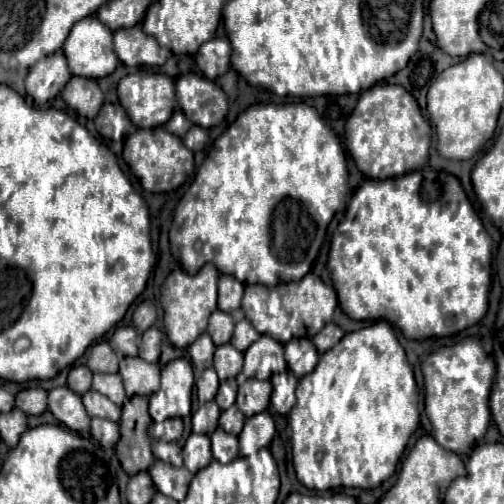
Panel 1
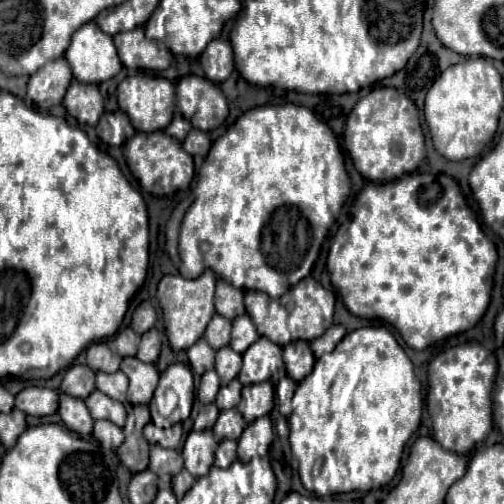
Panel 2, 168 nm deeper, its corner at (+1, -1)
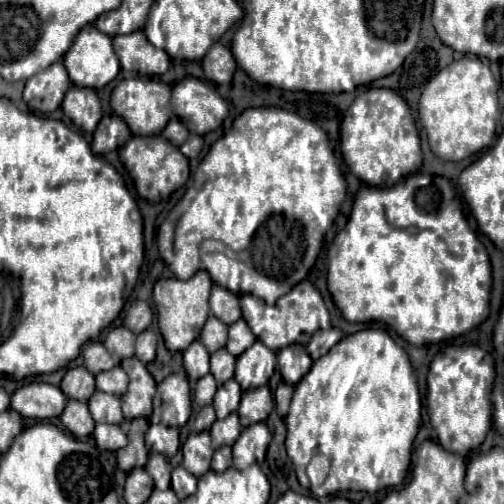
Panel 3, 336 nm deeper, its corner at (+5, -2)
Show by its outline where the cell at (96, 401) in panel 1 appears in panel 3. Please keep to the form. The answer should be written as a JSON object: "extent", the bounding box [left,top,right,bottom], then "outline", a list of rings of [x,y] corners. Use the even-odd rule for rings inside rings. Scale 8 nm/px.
{"extent":[89,391,123,423],"outline":[[[95,391],[89,399],[89,411],[97,423],[123,423],[123,413],[121,413],[121,401],[115,395]]]}

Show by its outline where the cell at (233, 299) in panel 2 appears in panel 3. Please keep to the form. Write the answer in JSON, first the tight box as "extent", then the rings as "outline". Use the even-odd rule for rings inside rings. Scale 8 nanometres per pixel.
{"extent":[209,285,241,325],"outline":[[[213,285],[211,291],[211,299],[209,299],[209,307],[213,311],[213,315],[217,319],[221,319],[225,325],[235,323],[237,319],[241,319],[241,307],[239,307],[239,295],[231,293],[225,287]]]}

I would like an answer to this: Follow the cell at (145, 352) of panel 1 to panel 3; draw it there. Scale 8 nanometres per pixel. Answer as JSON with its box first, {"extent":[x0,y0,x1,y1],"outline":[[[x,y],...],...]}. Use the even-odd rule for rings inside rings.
{"extent":[135,331,155,363],"outline":[[[143,331],[141,335],[137,335],[137,345],[135,345],[135,357],[141,359],[143,363],[149,363],[155,359],[155,333],[153,331]]]}

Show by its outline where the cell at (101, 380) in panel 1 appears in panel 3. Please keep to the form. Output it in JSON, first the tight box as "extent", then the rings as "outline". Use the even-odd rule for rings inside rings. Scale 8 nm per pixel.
{"extent":[95,367,129,397],"outline":[[[113,367],[109,371],[103,371],[103,373],[95,375],[95,381],[97,381],[99,391],[111,393],[115,397],[125,395],[127,385],[129,385],[129,377],[125,375],[125,371],[121,367]]]}

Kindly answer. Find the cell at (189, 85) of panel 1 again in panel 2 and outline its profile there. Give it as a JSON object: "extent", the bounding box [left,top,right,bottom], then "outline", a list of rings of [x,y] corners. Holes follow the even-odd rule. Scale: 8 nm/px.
{"extent":[177,74,229,132],"outline":[[[189,74],[177,82],[177,106],[195,128],[209,132],[221,126],[229,114],[225,94],[207,78]]]}

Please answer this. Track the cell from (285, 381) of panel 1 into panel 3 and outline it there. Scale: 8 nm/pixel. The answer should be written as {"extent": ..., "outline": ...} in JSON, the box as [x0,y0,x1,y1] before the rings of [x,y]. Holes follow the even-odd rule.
{"extent":[275,383,295,417],"outline":[[[279,383],[277,391],[275,391],[275,411],[277,411],[279,417],[287,417],[293,391],[295,391],[295,385],[291,385],[291,383]]]}

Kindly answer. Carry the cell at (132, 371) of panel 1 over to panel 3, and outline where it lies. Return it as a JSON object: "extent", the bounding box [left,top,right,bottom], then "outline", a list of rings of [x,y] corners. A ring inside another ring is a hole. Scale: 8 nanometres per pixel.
{"extent":[121,357,155,421],"outline":[[[137,357],[123,359],[121,367],[129,375],[129,391],[121,397],[125,419],[131,421],[137,417],[149,417],[151,399],[155,395],[155,379]]]}

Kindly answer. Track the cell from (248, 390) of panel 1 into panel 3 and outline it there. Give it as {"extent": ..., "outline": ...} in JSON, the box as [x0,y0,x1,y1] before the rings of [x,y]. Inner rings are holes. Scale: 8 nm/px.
{"extent":[239,387,273,427],"outline":[[[257,387],[253,391],[245,391],[241,395],[241,403],[239,403],[239,419],[243,427],[249,427],[253,423],[265,421],[269,417],[273,409],[273,395],[269,391],[269,387]]]}

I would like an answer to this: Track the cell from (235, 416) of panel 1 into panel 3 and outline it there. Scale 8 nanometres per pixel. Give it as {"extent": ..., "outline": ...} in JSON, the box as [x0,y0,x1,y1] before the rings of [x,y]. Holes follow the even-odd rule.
{"extent":[211,413,241,449],"outline":[[[231,413],[229,417],[225,419],[217,419],[211,427],[211,443],[213,443],[213,449],[229,443],[233,445],[241,433],[241,423],[239,423],[239,415],[237,413]]]}

